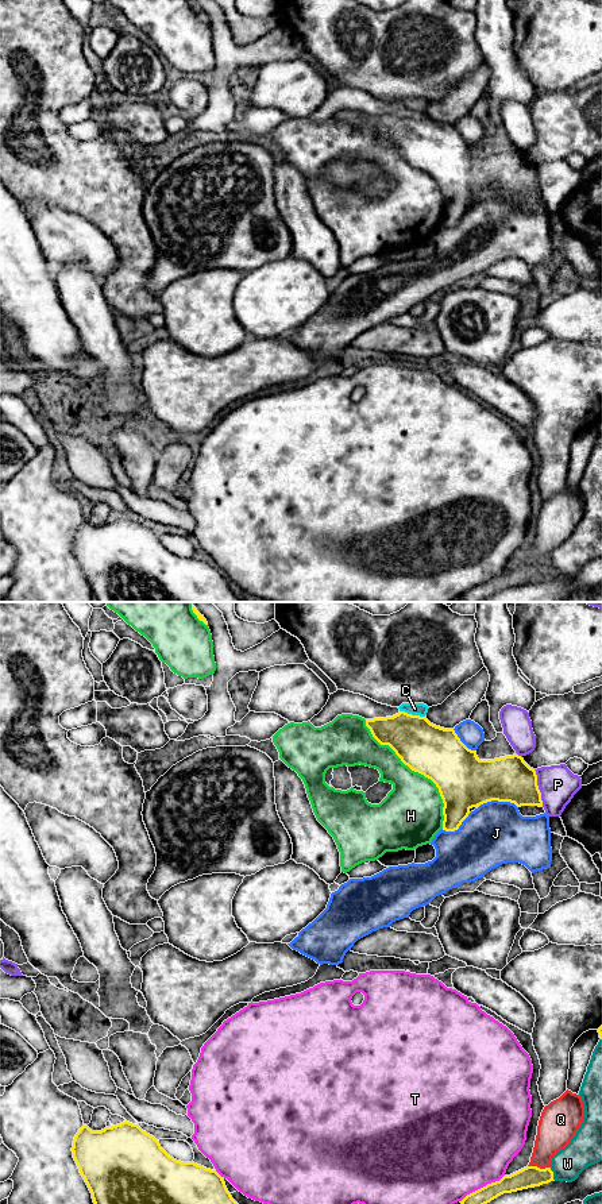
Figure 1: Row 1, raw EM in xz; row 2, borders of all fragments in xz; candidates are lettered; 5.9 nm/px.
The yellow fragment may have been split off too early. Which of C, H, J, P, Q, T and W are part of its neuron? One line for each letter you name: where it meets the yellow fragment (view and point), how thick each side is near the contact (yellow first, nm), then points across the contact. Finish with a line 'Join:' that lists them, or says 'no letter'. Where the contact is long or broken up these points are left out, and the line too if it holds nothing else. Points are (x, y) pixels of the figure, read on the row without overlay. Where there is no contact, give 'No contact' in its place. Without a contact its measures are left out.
Join: no letter

